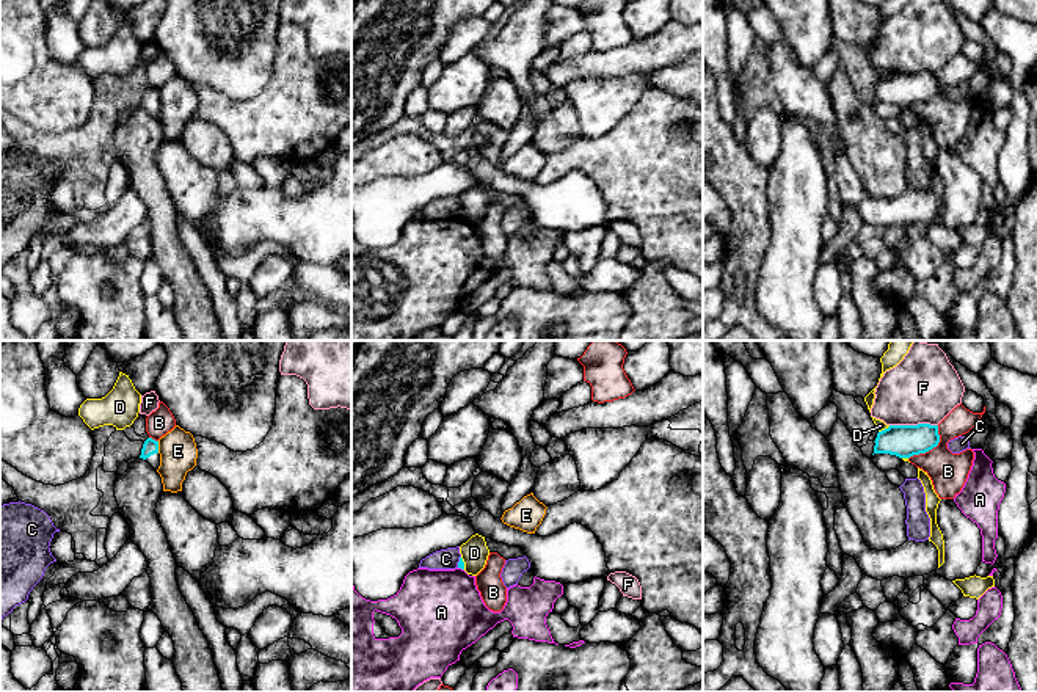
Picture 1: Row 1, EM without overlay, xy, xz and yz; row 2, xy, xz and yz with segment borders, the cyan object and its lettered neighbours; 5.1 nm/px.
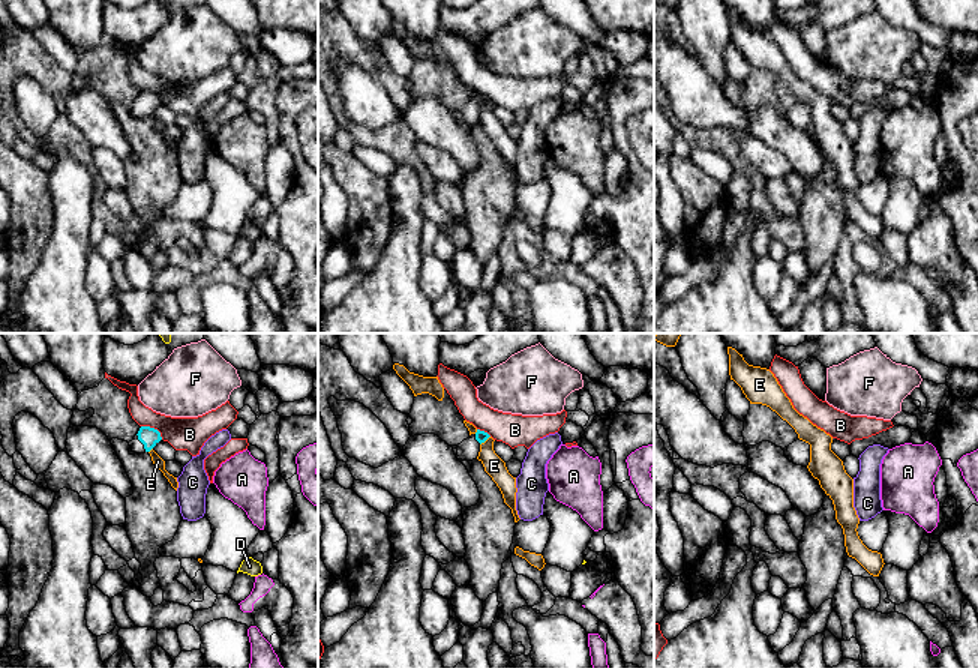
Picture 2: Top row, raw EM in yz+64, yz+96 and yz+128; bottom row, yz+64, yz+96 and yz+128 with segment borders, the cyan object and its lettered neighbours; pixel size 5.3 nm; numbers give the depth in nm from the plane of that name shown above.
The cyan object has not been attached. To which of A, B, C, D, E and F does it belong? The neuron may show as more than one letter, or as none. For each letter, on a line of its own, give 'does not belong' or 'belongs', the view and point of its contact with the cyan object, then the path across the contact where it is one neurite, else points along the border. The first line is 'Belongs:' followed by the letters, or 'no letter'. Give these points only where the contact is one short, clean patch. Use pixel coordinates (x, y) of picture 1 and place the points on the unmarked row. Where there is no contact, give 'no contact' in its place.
Belongs: no letter
A: does not belong | xz (462, 217)
B: does not belong | yz (932, 96)
C: does not belong | xz (458, 211)
D: does not belong | xz (463, 212) | along xz (460, 206), (465, 217)
E: does not belong | xy (157, 96) | along xy (157, 90), (159, 101)
F: does not belong | yz (913, 74)

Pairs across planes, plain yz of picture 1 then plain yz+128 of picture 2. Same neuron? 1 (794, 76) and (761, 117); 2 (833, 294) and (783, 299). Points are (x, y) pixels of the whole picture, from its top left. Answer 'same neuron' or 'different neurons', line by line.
1: same neuron
2: different neurons

